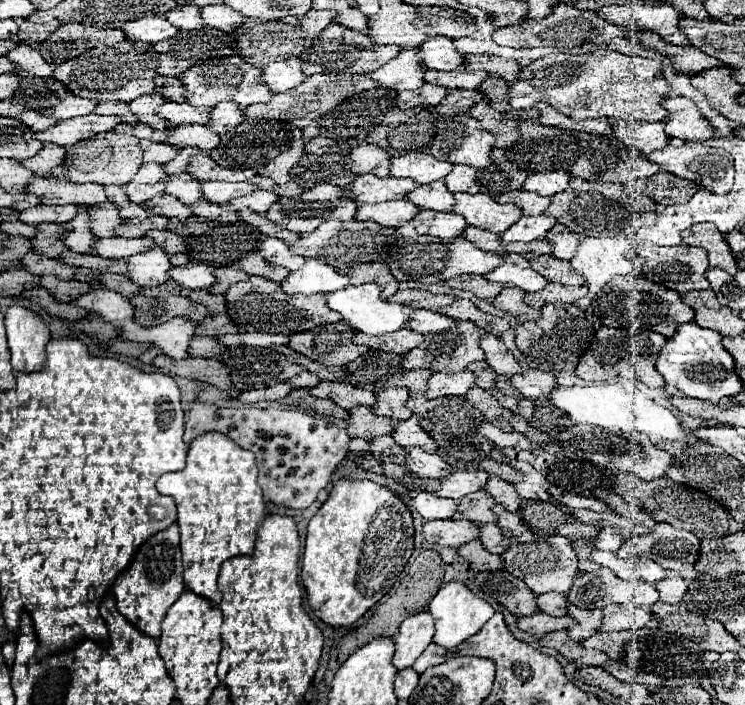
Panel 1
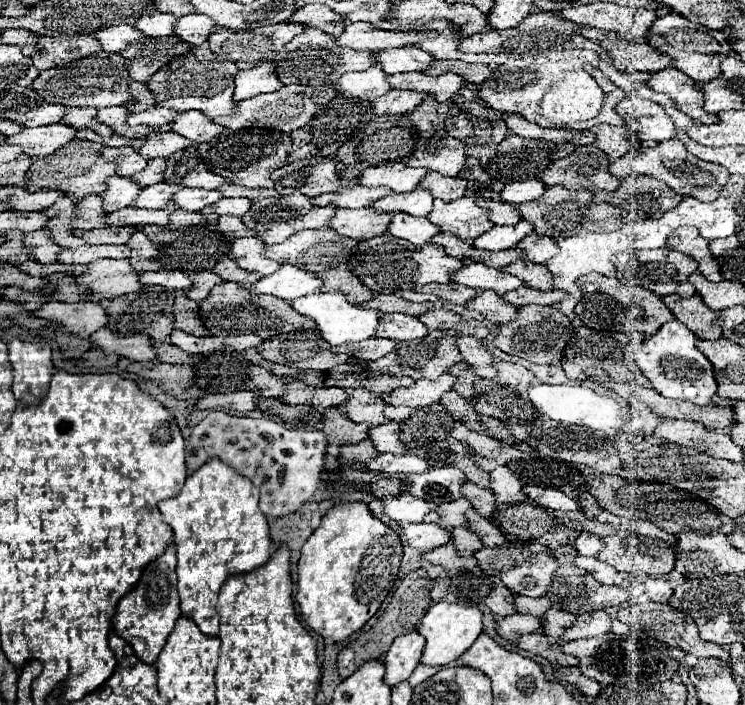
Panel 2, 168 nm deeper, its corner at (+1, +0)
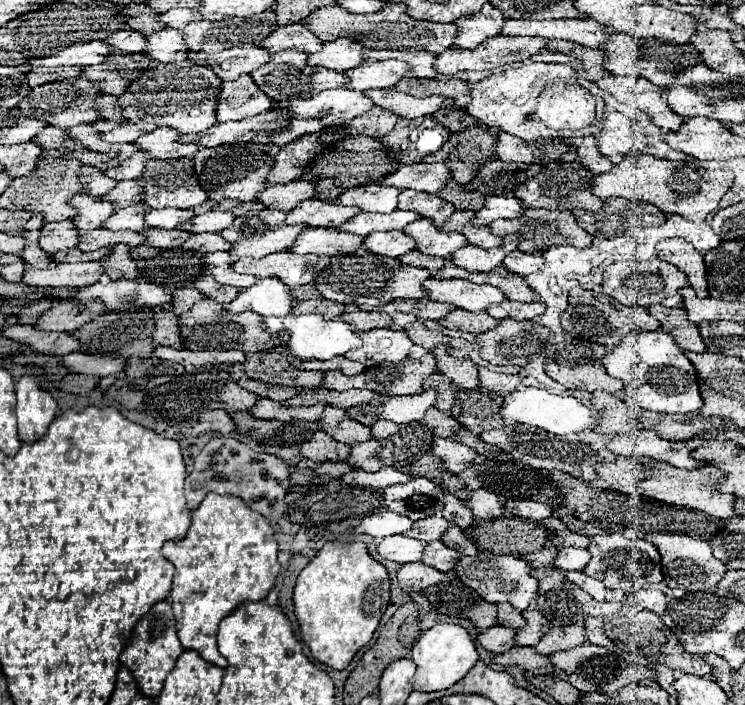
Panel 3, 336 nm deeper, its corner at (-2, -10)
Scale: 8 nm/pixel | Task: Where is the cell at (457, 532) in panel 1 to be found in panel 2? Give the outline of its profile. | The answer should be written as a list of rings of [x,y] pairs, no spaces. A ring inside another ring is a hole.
[[[427,522],[403,526],[403,538],[409,542],[409,546],[417,548],[419,552],[429,552],[429,550],[449,544],[453,540],[453,536],[447,528],[441,528],[437,524],[427,524]]]

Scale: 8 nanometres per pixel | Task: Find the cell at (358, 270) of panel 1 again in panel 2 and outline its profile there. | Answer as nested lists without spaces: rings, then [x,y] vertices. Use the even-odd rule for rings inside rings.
[[[329,270],[329,272],[317,274],[317,276],[323,278],[323,282],[325,282],[325,286],[321,288],[323,292],[345,292],[349,296],[351,304],[363,304],[363,302],[369,302],[375,296],[355,276],[355,272],[349,272],[349,270]]]

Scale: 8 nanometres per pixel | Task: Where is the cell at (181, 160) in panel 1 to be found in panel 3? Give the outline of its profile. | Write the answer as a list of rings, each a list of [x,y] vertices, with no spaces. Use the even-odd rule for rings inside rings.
[[[130,180],[130,182],[118,182],[110,192],[106,192],[104,196],[100,196],[98,200],[112,202],[116,208],[126,208],[130,204],[140,202],[140,198],[142,198],[142,194],[140,194],[138,182]]]

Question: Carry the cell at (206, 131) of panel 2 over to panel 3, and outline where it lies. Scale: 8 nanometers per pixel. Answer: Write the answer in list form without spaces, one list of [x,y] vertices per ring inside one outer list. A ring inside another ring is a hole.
[[[156,128],[154,132],[142,134],[134,140],[138,150],[148,152],[152,160],[166,160],[166,158],[184,158],[194,156],[200,148],[196,144],[180,144],[178,132],[172,128]]]

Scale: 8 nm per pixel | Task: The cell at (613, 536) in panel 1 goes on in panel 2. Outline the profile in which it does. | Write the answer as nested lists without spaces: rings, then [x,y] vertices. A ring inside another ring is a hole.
[[[581,532],[575,540],[575,550],[579,552],[579,556],[597,556],[603,548],[605,548],[603,538],[589,532]]]

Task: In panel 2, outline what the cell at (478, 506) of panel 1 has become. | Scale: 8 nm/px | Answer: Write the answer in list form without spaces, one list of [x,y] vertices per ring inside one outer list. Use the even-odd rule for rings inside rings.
[[[457,498],[453,502],[441,504],[435,510],[431,510],[431,514],[425,518],[425,522],[435,522],[439,526],[445,528],[455,528],[455,526],[469,526],[465,512],[471,508],[471,502],[467,498]]]

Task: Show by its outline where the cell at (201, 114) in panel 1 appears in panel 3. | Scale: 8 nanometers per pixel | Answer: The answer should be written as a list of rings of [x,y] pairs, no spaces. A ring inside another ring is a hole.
[[[124,122],[120,126],[116,126],[114,130],[110,132],[104,132],[102,138],[106,142],[132,142],[134,136],[140,136],[142,132],[146,132],[146,124],[130,124],[130,122]]]

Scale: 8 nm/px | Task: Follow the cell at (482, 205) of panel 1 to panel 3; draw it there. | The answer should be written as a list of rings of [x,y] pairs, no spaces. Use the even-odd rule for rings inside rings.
[[[418,218],[416,222],[408,224],[408,228],[404,228],[404,234],[412,236],[416,240],[416,250],[428,256],[450,258],[452,252],[466,246],[464,234],[440,232],[428,218]]]

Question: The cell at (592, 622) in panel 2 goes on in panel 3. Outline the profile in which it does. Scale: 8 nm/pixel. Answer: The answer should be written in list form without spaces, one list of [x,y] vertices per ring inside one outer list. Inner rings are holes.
[[[574,624],[574,626],[552,626],[536,644],[538,654],[552,654],[556,650],[568,650],[574,646],[580,646],[584,642],[584,626]]]

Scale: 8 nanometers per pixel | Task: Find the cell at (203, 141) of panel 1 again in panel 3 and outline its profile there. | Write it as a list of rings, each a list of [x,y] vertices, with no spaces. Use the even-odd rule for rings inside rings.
[[[136,152],[134,156],[130,156],[128,160],[122,160],[120,166],[116,168],[108,168],[106,176],[114,178],[114,180],[136,180],[142,176],[146,162],[150,162],[146,152]]]

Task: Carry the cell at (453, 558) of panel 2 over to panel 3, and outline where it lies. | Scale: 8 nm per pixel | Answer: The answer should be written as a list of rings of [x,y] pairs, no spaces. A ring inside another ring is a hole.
[[[422,562],[414,564],[402,564],[398,570],[398,584],[402,590],[420,592],[420,588],[436,588],[440,580],[458,580],[454,572],[438,572]]]

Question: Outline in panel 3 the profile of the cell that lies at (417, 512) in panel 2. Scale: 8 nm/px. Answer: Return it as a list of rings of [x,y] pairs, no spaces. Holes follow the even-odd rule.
[[[374,510],[354,528],[356,534],[370,534],[372,538],[386,538],[392,534],[402,534],[412,526],[412,520],[390,510]]]

